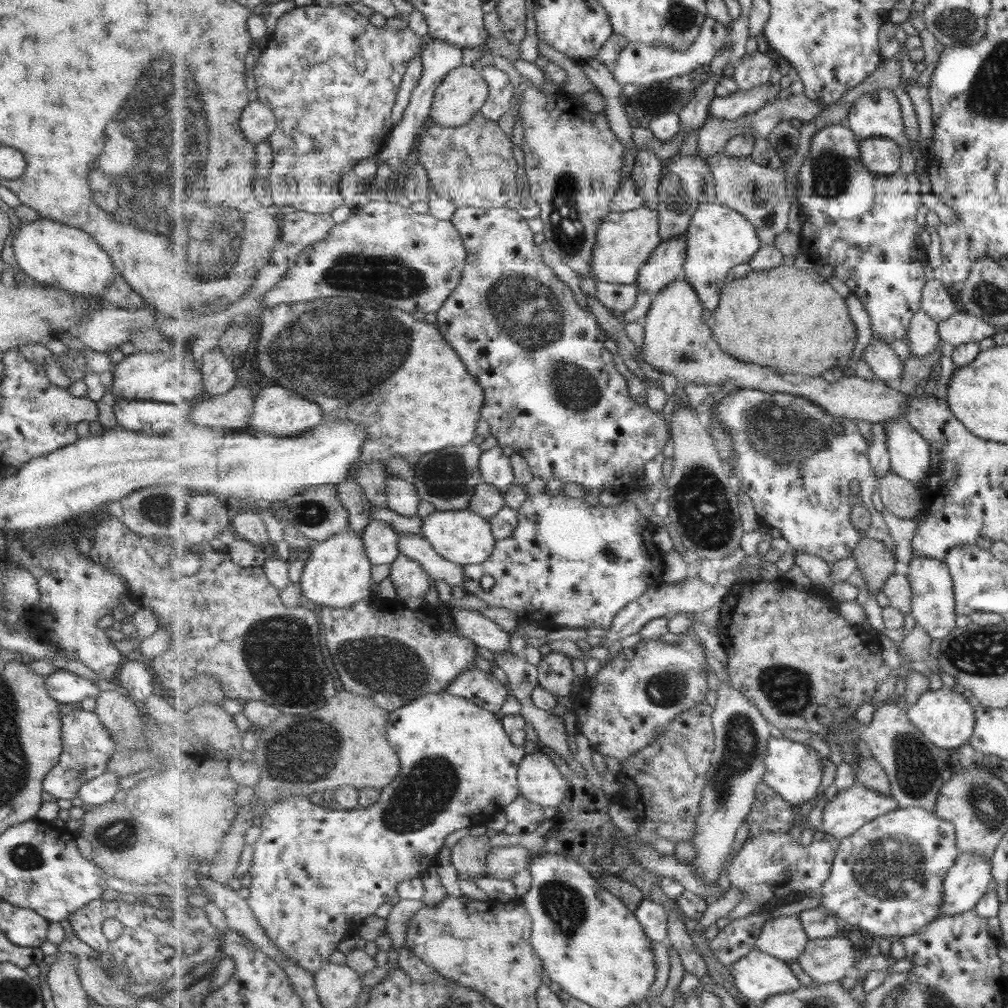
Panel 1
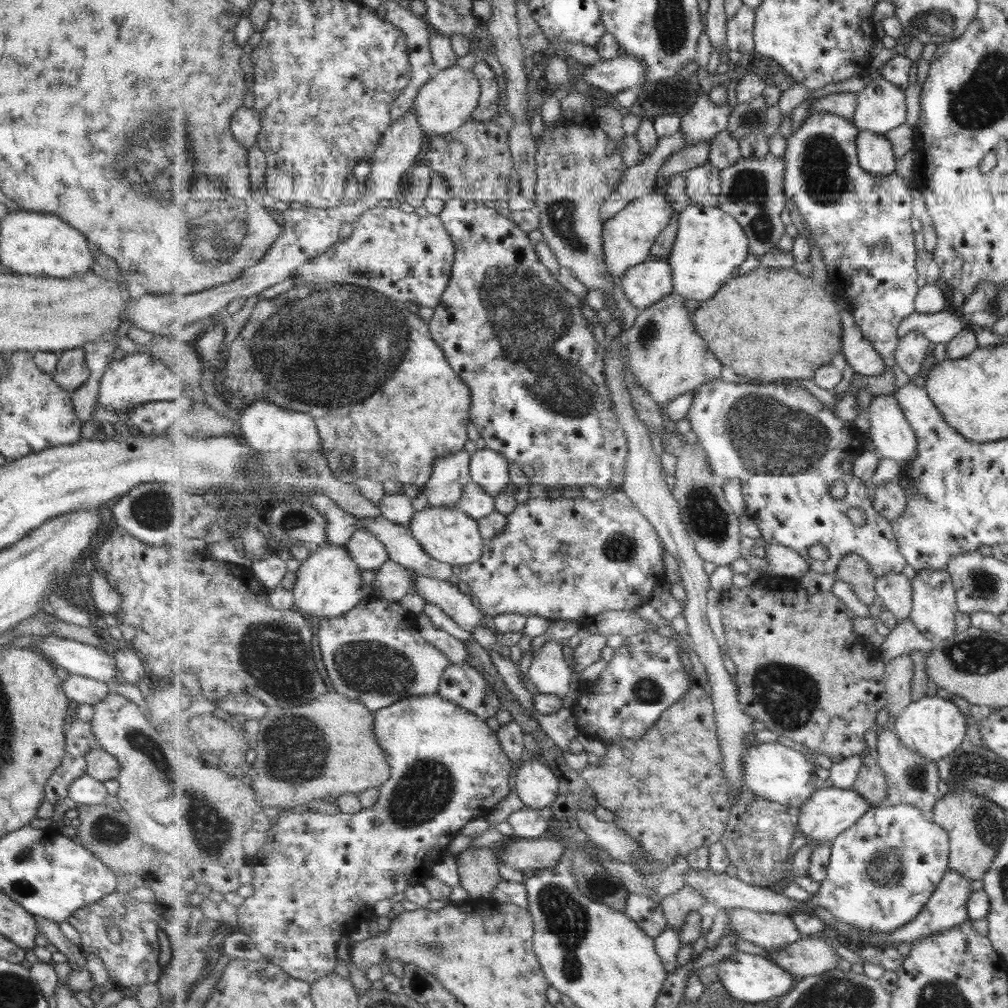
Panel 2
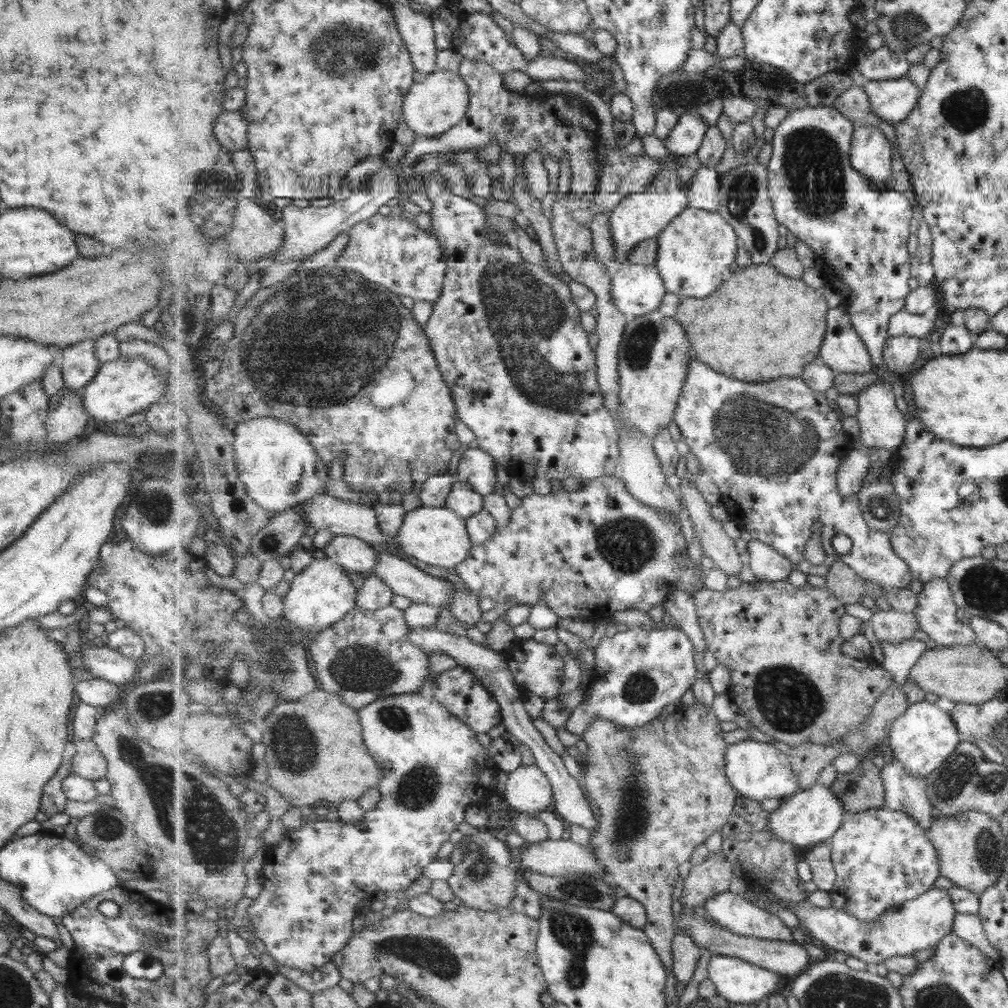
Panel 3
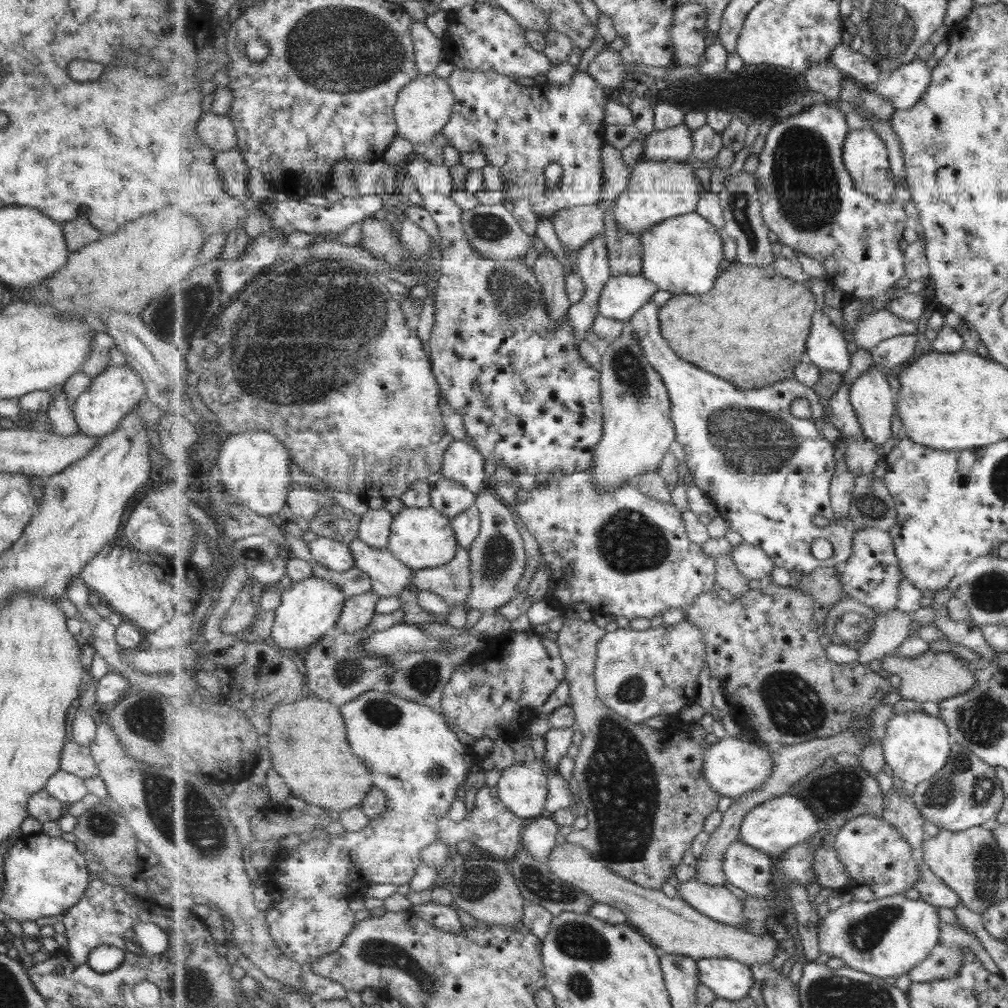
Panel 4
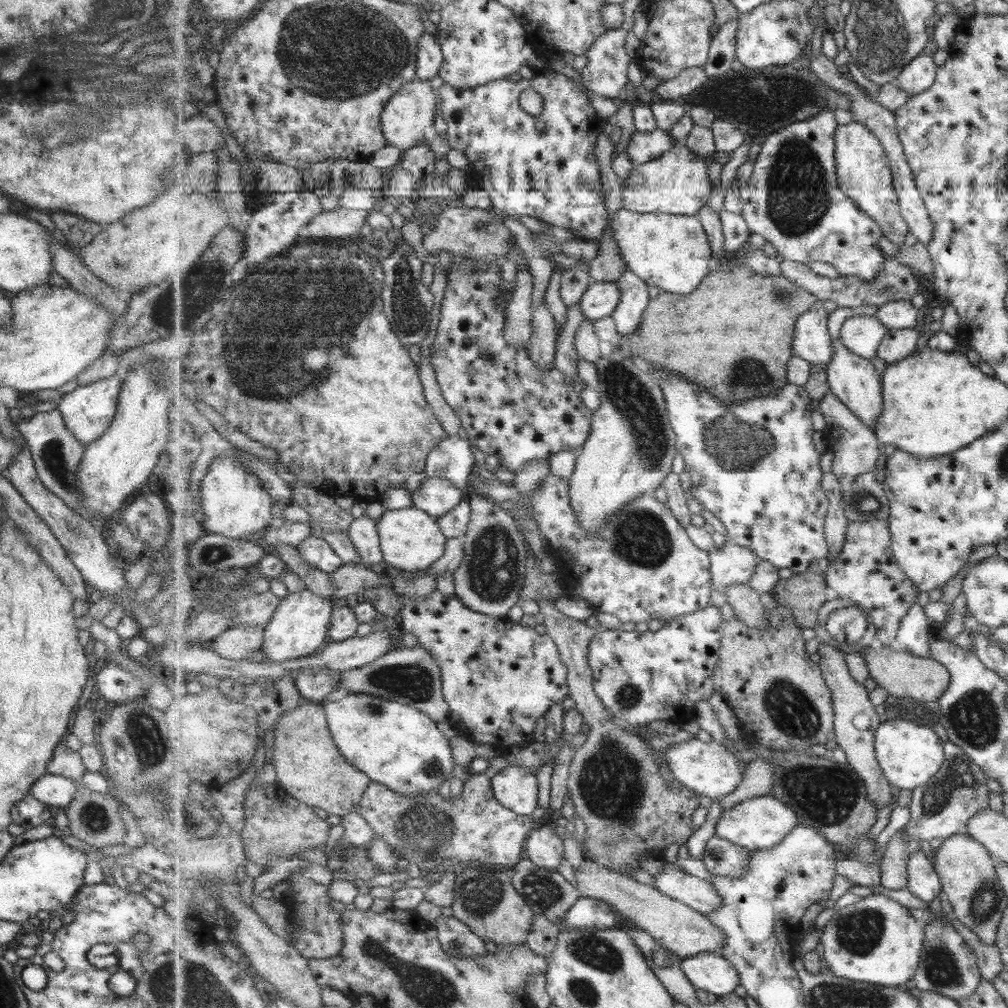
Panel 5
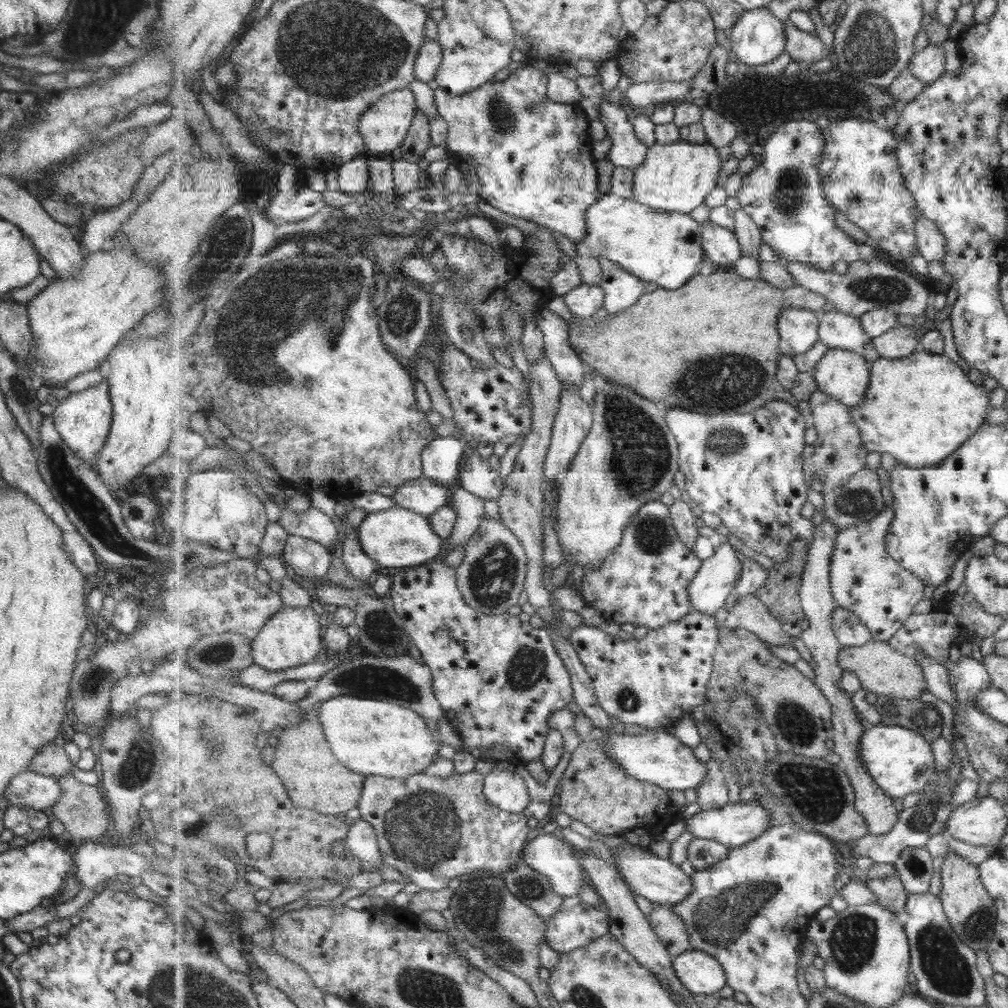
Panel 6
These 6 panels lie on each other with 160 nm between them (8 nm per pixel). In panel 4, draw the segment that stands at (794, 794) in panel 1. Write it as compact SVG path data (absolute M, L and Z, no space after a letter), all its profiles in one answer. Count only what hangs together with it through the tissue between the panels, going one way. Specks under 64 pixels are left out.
M725 736L720 741L713 743L704 754L704 778L713 785L713 789L719 790L723 797L739 797L757 789L763 788L763 784L770 779L774 762L770 748L759 747L753 741L743 742L739 737Z

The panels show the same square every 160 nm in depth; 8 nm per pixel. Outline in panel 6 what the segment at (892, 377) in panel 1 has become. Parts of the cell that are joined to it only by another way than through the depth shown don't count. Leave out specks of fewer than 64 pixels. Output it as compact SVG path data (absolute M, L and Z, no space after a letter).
M787 308L781 314L782 341L798 358L819 341L820 318L821 313L801 308Z

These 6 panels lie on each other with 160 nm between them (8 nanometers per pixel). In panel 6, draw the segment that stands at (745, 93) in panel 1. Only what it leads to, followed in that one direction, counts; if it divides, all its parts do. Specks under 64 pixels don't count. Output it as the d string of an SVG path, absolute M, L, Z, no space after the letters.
M604 101L599 120L604 125L606 136L612 140L607 159L615 167L636 169L647 159L651 146L640 141L634 125L627 120L627 112L621 106Z

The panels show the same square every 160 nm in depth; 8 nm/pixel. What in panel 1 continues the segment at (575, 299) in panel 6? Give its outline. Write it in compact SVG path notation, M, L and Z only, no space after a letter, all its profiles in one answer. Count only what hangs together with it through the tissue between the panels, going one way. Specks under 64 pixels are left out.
M682 234L679 238L663 240L653 251L648 263L640 270L636 285L641 290L659 293L668 284L684 278L684 264L688 259L688 238Z

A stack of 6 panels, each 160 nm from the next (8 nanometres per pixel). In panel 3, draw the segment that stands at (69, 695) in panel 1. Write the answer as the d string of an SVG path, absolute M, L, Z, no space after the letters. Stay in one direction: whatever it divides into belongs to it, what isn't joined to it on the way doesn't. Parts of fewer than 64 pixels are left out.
M97 677L75 683L74 692L81 703L92 707L106 709L120 701L119 686Z

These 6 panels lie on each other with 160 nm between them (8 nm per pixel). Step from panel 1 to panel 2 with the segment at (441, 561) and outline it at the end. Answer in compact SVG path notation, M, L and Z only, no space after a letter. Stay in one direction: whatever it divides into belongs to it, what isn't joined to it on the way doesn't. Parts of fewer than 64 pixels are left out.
M385 517L359 519L358 528L368 528L381 540L388 549L390 560L437 580L451 581L454 578L454 566L429 556L409 526L391 522Z

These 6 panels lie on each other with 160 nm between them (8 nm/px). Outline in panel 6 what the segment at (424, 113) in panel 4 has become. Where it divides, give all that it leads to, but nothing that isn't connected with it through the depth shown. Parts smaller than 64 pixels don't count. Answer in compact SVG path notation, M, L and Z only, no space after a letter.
M407 87L403 90L396 90L389 95L383 95L372 104L373 108L365 112L360 120L360 133L366 138L367 148L365 153L372 152L373 156L386 156L395 148L401 148L413 121L417 118L417 100L415 94Z

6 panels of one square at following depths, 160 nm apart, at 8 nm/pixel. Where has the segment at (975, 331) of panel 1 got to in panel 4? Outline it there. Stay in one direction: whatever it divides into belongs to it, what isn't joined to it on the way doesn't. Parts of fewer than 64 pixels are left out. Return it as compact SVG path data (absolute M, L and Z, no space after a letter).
M877 309L869 312L863 320L854 323L854 337L857 348L870 352L885 340L897 336L917 334L917 321L907 321L891 313L891 310Z

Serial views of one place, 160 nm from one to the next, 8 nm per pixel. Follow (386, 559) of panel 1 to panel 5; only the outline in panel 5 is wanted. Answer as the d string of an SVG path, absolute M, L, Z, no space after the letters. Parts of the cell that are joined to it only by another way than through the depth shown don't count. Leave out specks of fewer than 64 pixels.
M310 534L297 547L303 560L323 572L335 572L346 564L329 542L317 535Z

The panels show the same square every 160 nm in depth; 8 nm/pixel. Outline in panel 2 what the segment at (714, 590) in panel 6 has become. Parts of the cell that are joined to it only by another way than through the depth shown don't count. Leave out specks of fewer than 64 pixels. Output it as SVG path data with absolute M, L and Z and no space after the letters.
M766 543L764 550L771 575L800 579L811 570L810 564L792 548L777 543Z

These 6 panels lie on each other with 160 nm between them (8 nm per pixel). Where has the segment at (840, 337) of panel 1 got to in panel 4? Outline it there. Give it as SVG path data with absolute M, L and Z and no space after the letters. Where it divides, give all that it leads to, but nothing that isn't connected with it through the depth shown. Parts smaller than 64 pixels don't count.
M735 260L727 271L717 277L715 287L704 295L672 295L659 313L661 333L673 351L700 368L709 368L717 376L733 382L739 389L759 389L773 386L786 379L794 379L795 366L808 351L809 336L813 332L813 316L819 304L815 293L805 282L785 278L774 265L755 266Z

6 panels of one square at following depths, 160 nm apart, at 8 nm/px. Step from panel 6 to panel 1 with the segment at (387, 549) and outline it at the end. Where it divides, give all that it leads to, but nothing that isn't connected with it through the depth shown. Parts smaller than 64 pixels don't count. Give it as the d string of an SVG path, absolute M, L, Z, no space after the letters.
M471 508L458 511L435 511L431 516L422 519L422 529L424 537L433 548L443 558L457 564L484 563L496 550L496 536L493 534L491 521Z

